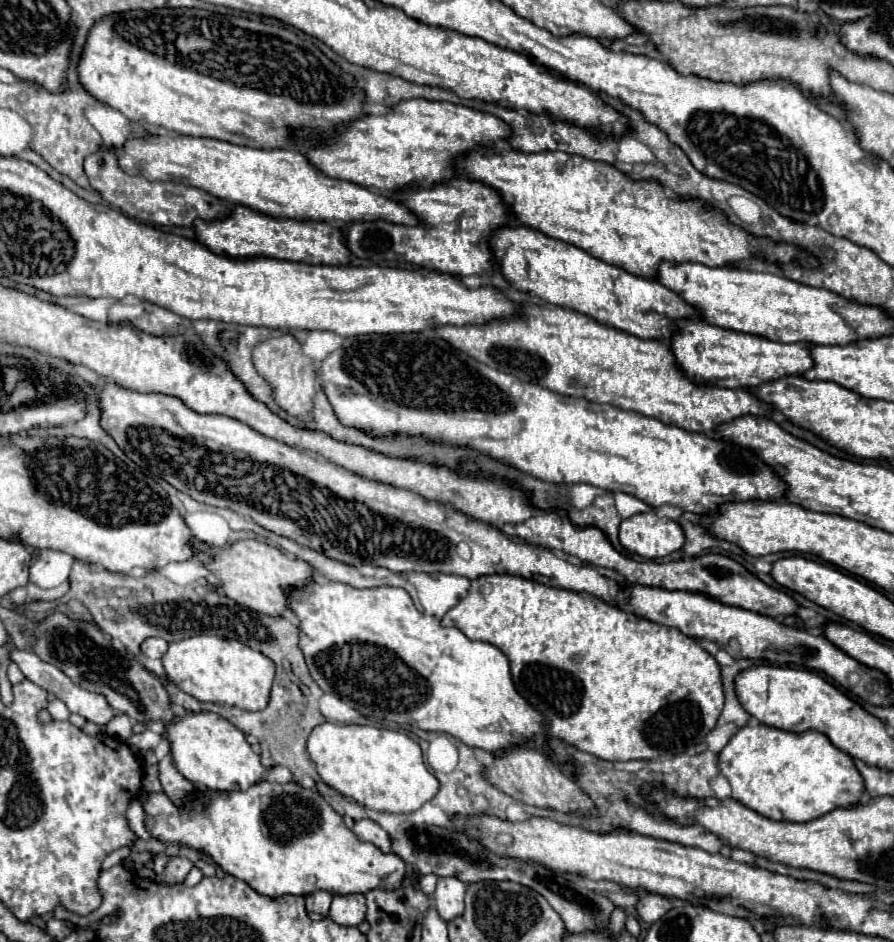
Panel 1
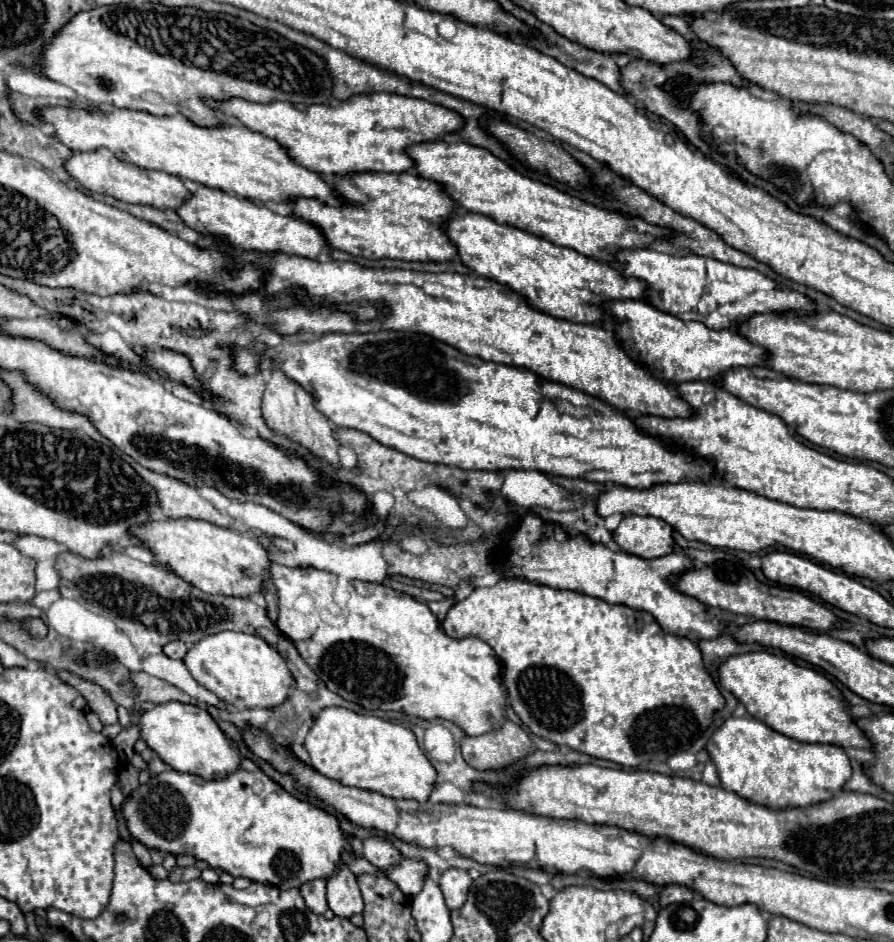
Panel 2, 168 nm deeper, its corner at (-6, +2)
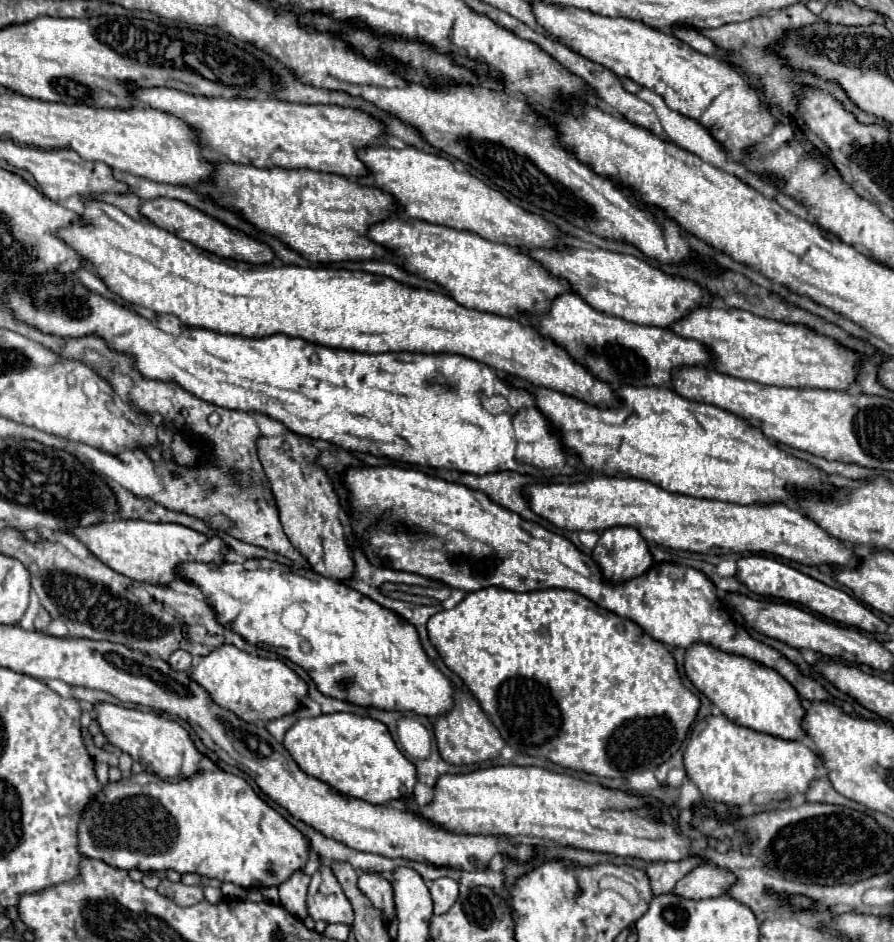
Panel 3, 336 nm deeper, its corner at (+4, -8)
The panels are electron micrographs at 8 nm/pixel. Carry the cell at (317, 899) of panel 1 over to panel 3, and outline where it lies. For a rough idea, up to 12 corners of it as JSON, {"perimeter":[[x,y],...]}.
{"perimeter":[[296,872],[278,888],[280,904],[300,920],[310,876]]}

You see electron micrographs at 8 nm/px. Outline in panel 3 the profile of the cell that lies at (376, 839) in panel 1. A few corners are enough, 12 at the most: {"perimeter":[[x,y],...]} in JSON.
{"perimeter":[[360,874],[358,888],[394,918],[390,882],[378,874]]}

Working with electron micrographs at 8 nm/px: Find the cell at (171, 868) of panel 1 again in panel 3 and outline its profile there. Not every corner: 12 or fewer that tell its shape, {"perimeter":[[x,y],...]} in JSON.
{"perimeter":[[162,880],[156,890],[178,906],[204,898],[200,886]]}

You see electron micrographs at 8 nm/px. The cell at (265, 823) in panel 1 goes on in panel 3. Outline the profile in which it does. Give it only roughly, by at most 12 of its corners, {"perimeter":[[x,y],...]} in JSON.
{"perimeter":[[228,772],[108,784],[86,858],[270,888],[310,840]]}

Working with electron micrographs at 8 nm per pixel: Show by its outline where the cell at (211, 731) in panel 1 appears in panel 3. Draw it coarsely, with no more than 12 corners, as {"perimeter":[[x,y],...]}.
{"perimeter":[[104,702],[110,744],[146,772],[182,780],[202,754],[188,730],[152,710]]}

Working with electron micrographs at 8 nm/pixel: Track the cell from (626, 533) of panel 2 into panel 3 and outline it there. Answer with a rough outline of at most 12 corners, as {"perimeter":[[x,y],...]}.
{"perimeter":[[630,526],[604,530],[592,558],[610,582],[654,564]]}

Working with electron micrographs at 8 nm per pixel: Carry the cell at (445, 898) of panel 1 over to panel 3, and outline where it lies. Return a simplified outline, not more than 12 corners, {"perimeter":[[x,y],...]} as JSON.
{"perimeter":[[438,878],[430,884],[434,914],[444,914],[458,898],[458,882]]}

